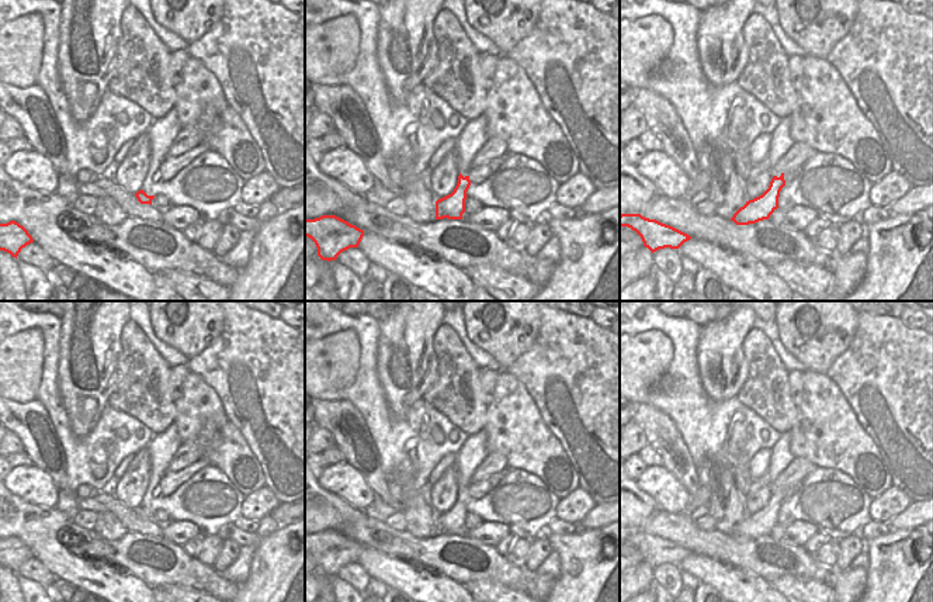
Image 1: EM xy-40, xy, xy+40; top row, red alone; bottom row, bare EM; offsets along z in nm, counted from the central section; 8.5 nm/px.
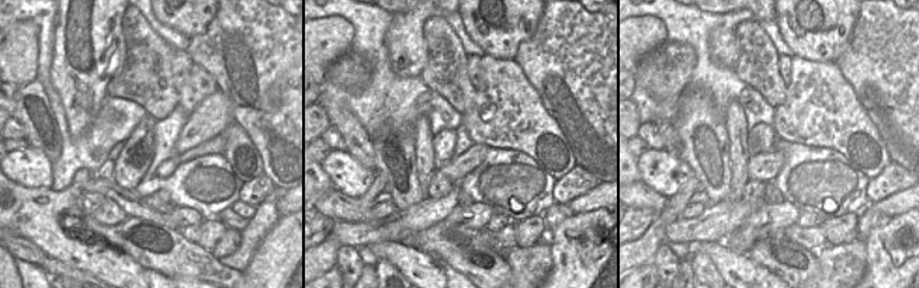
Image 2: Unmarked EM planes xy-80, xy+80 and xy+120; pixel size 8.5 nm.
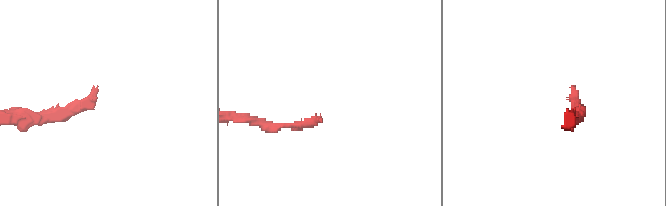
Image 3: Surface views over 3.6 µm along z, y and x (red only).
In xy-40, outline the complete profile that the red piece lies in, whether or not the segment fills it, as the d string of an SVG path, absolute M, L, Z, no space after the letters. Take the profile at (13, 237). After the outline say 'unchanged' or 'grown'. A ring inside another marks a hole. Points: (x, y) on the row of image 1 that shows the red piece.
M10 221L7 224L0 224L0 250L17 259L21 249L32 242L32 236L18 222Z; unchanged

